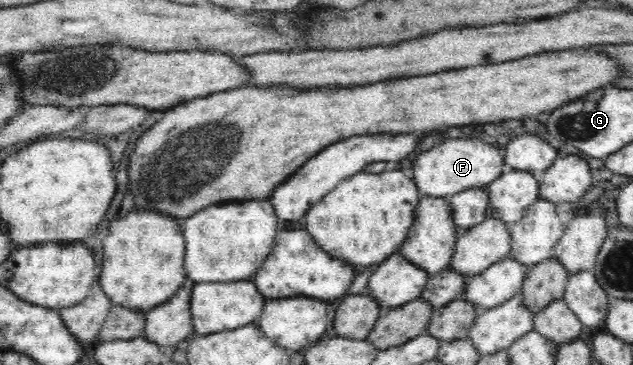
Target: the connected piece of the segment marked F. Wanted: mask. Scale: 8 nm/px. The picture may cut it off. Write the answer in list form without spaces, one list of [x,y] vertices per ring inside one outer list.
[[[455,138],[445,140],[433,148],[416,156],[413,162],[414,176],[419,196],[444,197],[457,194],[473,187],[485,187],[491,184],[506,169],[503,151],[484,140]]]

